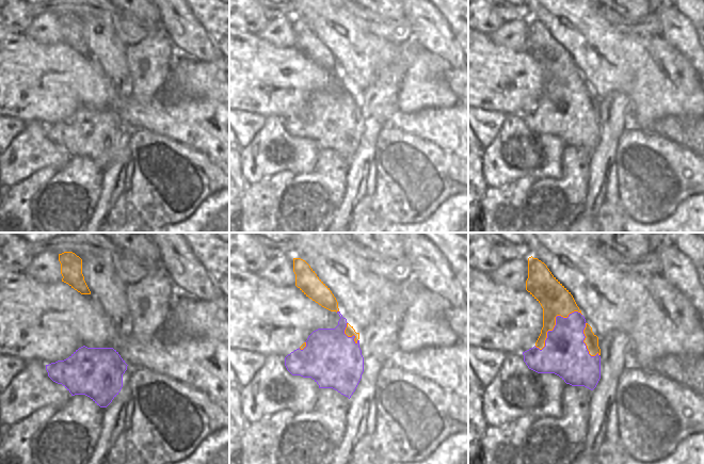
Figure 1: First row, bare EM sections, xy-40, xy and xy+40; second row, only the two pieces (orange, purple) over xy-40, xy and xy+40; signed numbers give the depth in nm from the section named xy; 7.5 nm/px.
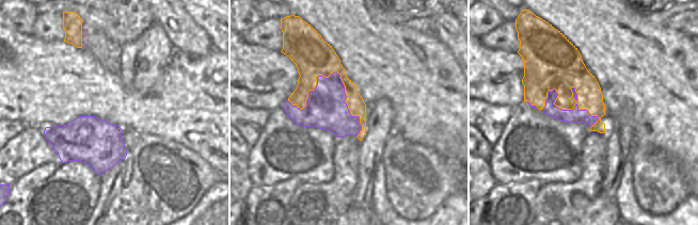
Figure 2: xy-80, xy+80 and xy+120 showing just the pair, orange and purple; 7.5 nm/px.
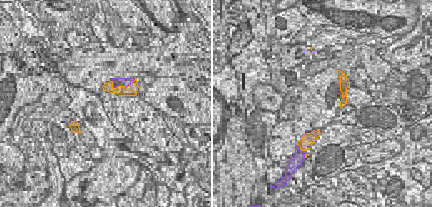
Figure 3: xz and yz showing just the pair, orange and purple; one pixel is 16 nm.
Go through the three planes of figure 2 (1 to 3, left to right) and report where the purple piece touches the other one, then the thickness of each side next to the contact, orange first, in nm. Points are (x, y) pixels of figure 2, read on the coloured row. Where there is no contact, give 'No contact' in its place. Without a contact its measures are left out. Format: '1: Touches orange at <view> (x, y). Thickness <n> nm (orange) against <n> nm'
1: No contact
2: Touches orange at xy+80 (337, 71). Thickness 300 nm (orange) against 280 nm
3: Touches orange at xy+120 (555, 100). Thickness 320 nm (orange) against 100 nm

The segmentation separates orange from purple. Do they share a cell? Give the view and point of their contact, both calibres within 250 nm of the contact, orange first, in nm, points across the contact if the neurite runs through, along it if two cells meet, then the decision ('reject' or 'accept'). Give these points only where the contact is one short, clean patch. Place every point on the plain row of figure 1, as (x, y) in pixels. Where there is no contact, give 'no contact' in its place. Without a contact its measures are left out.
contact xy+40 (555, 85); calibres 220 and 340 nm; accept

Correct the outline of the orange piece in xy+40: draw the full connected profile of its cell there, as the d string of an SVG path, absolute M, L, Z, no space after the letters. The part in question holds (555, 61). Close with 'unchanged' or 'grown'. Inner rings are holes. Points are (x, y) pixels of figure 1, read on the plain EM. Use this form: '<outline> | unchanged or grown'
M532 17L528 19L526 51L543 69L543 89L535 107L523 113L528 129L538 134L555 134L566 145L593 151L601 140L598 98L586 83L571 53L551 35L544 23Z | grown

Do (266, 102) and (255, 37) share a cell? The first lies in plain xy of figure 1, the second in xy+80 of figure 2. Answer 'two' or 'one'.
two

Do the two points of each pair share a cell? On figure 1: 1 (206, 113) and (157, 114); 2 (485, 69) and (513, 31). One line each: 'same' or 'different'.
1: same
2: different

